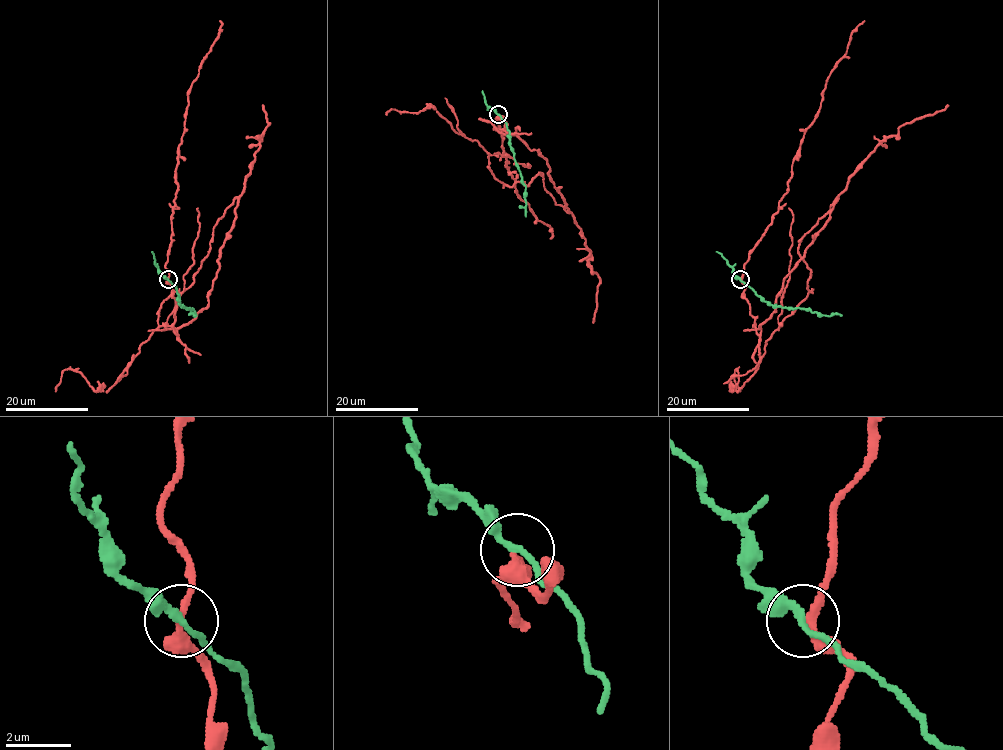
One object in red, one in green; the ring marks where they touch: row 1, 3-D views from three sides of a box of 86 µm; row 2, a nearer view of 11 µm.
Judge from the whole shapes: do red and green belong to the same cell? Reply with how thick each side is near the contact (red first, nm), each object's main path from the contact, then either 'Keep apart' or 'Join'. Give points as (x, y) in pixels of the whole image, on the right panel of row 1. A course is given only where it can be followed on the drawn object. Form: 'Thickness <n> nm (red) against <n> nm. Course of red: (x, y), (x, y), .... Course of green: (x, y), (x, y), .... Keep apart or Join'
Thickness 300 nm (red) against 190 nm. Course of red: (740, 280), (759, 335), (837, 198), (797, 250), (812, 292), (736, 392), (736, 369), (740, 391). Course of green: (740, 280), (771, 305), (808, 309), (826, 316), (842, 315). Keep apart

